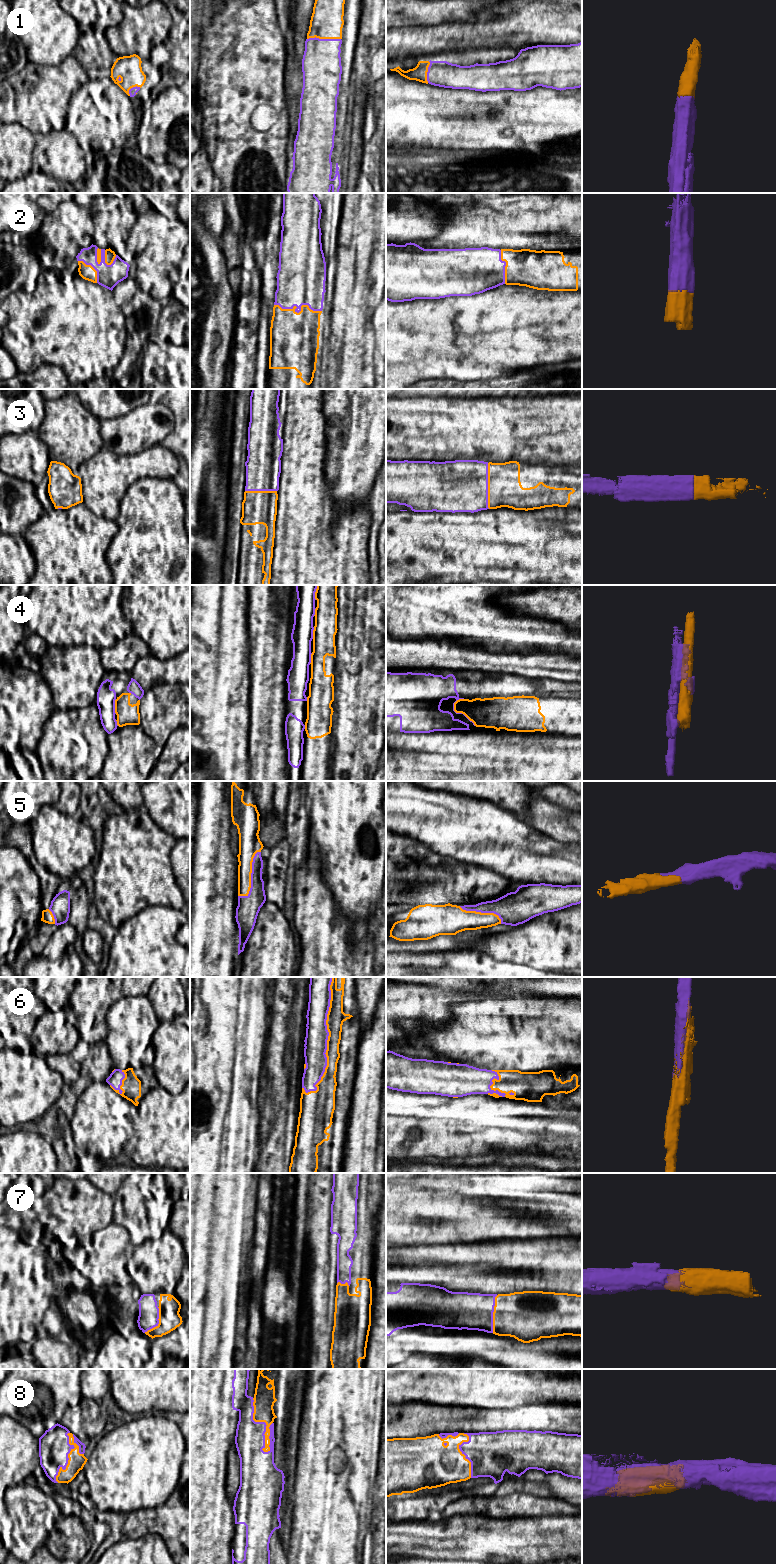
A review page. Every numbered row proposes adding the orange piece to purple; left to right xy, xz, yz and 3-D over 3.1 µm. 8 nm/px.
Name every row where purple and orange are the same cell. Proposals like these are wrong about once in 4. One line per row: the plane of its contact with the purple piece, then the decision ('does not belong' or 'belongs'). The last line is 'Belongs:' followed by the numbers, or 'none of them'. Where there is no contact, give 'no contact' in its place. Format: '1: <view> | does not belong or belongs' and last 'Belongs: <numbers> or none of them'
1: xz | belongs
2: xz | belongs
3: yz | belongs
4: yz | belongs
5: xz | belongs
6: xz | belongs
7: yz | belongs
8: xz | belongs
Belongs: 1, 2, 3, 4, 5, 6, 7, 8

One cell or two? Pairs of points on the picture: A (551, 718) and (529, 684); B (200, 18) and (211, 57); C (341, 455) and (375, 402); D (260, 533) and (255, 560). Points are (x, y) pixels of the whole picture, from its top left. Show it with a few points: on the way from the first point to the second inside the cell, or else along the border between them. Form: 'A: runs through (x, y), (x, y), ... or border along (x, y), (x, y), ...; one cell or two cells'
A: runs through (541, 715), (529, 703), (529, 694); one cell
B: border along (218, 10), (211, 23), (203, 30), (200, 51); two cells
C: runs through (354, 442), (358, 438), (368, 415); one cell
D: runs through (257, 540), (256, 553); one cell

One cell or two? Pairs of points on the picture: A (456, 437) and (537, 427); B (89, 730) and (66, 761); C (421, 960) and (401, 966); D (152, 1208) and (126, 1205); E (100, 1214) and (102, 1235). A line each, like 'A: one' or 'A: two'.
A: one
B: one
C: one
D: one
E: two

